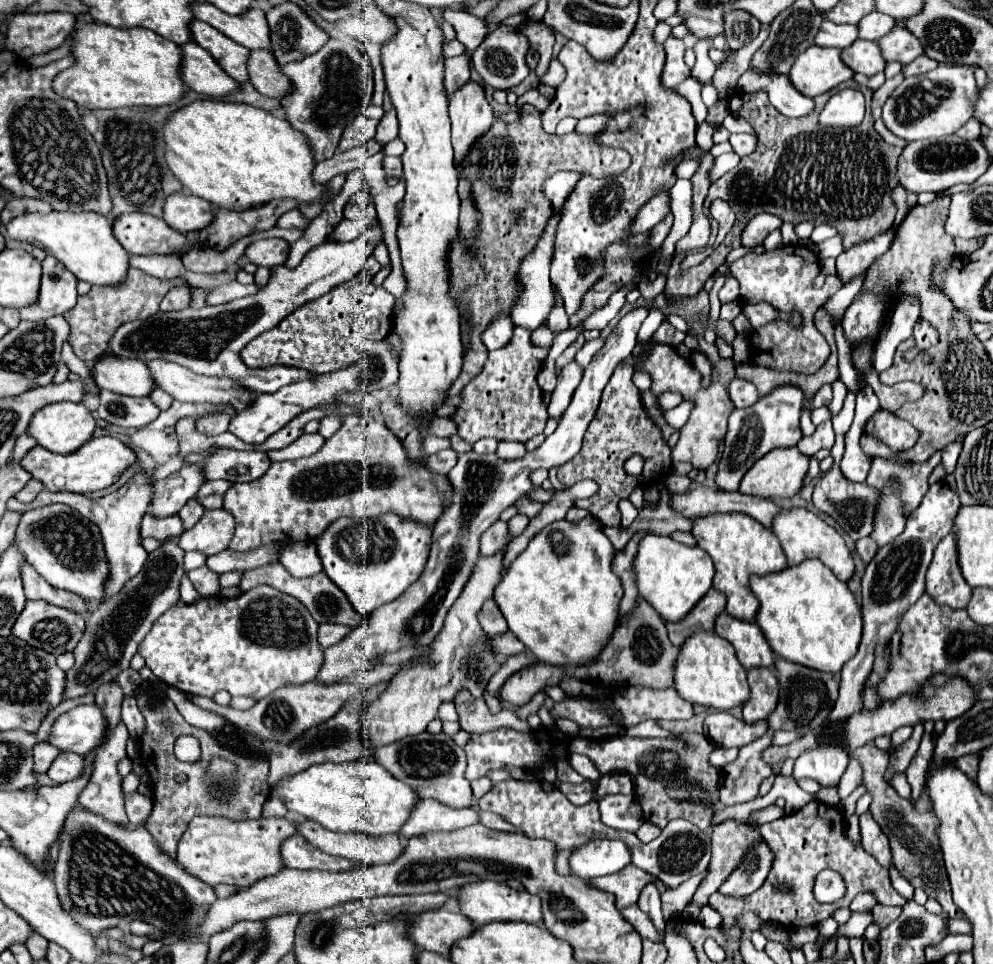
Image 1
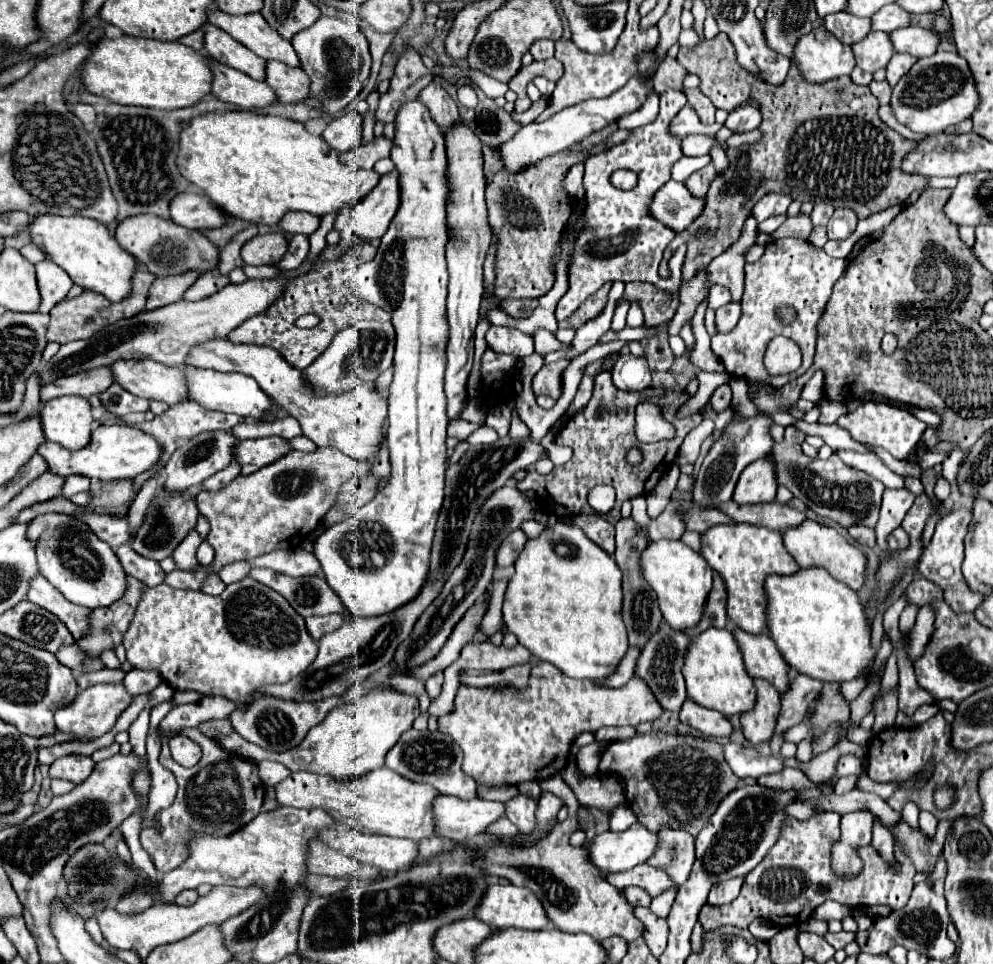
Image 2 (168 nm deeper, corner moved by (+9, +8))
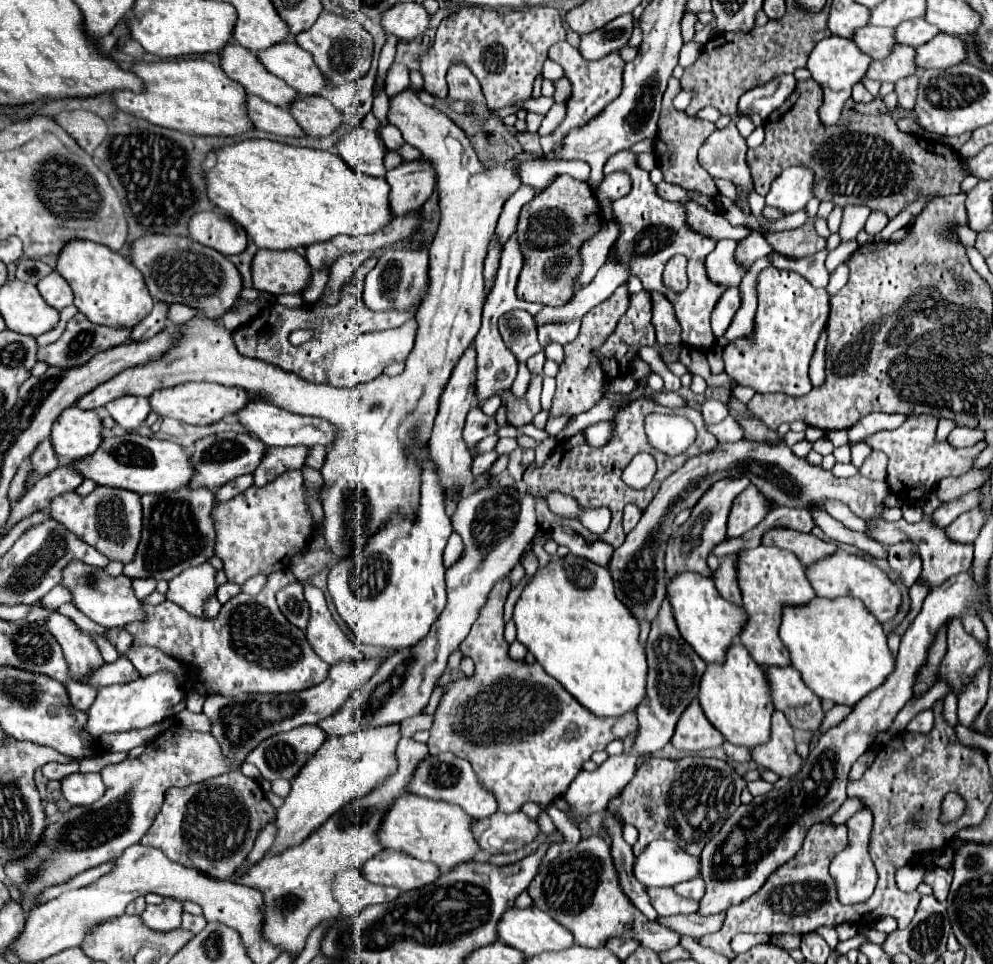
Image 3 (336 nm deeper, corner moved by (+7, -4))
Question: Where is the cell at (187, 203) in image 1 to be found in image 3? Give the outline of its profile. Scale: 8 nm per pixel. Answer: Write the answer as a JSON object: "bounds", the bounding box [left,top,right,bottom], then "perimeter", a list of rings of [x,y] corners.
{"bounds":[190,212,246,254],"perimeter":[[[198,212],[190,218],[190,238],[220,254],[240,254],[246,248],[246,232],[220,212]]]}

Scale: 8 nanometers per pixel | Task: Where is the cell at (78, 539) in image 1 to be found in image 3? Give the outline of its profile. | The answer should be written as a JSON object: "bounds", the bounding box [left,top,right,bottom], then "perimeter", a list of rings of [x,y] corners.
{"bounds":[60,560,142,628],"perimeter":[[[74,560],[74,564],[66,566],[62,570],[60,584],[70,590],[72,604],[84,612],[90,620],[104,628],[122,628],[134,620],[142,620],[142,606],[140,600],[134,596],[132,580],[128,576],[110,576],[104,568],[90,568],[88,564],[82,564],[82,560]]]}

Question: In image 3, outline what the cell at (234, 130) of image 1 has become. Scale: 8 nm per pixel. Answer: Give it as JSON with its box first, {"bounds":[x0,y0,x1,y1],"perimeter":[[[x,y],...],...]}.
{"bounds":[204,138,392,250],"perimeter":[[[250,138],[226,144],[214,150],[214,154],[216,166],[204,172],[206,194],[210,196],[210,202],[216,204],[216,208],[226,212],[246,230],[248,238],[258,248],[288,250],[298,246],[304,248],[314,242],[324,242],[338,234],[364,236],[376,232],[392,220],[388,208],[388,182],[384,178],[372,178],[354,172],[338,154],[332,154],[330,150],[314,150],[266,138]]]}

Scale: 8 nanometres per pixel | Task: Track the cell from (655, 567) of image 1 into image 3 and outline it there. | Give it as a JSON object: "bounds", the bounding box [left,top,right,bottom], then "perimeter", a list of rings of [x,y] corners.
{"bounds":[666,572,746,664],"perimeter":[[[682,572],[678,576],[668,578],[666,582],[666,596],[670,600],[676,626],[682,634],[682,638],[696,650],[696,654],[708,664],[708,662],[722,662],[726,648],[734,642],[734,638],[740,634],[746,614],[742,608],[730,604],[724,600],[714,580],[708,576],[702,576],[698,572]]]}

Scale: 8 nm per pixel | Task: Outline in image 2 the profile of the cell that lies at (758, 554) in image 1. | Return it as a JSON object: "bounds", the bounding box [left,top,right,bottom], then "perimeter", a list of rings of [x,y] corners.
{"bounds":[702,524,800,634],"perimeter":[[[726,524],[712,528],[702,536],[702,552],[706,562],[724,578],[728,588],[728,616],[732,624],[748,634],[768,632],[766,608],[768,598],[764,592],[764,580],[770,574],[790,576],[800,570],[796,560],[790,556],[782,542],[782,534],[776,530],[766,530],[748,524]]]}

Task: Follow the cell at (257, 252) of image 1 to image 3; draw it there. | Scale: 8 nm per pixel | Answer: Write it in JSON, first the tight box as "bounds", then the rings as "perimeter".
{"bounds":[252,250,310,294],"perimeter":[[[258,250],[252,260],[254,288],[268,294],[302,292],[310,282],[310,266],[296,250]]]}

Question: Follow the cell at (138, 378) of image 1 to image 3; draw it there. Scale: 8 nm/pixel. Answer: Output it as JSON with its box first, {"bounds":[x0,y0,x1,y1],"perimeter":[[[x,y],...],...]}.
{"bounds":[148,382,252,426],"perimeter":[[[188,382],[188,384],[174,386],[174,388],[160,388],[148,400],[150,400],[152,412],[156,412],[158,416],[168,416],[168,418],[176,418],[184,424],[202,426],[202,424],[214,424],[214,422],[226,418],[228,414],[234,414],[252,398],[240,388],[228,388],[228,386],[204,384],[204,382]]]}

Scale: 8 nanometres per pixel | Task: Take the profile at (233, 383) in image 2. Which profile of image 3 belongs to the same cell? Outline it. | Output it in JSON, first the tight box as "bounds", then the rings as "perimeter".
{"bounds":[234,400,336,446],"perimeter":[[[252,400],[246,404],[246,408],[240,408],[238,412],[234,412],[234,418],[254,436],[258,436],[266,446],[314,446],[314,444],[322,444],[328,446],[334,436],[336,430],[332,424],[328,424],[326,420],[320,418],[308,418],[308,416],[298,416],[286,410],[280,410],[278,406],[266,404],[266,402],[258,402]]]}

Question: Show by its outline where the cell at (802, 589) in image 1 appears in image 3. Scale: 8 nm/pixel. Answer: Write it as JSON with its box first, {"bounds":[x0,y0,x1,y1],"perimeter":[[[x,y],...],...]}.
{"bounds":[780,598,894,704],"perimeter":[[[814,598],[804,606],[784,606],[780,638],[790,652],[792,666],[816,696],[834,704],[856,704],[878,688],[894,670],[882,624],[870,616],[858,598]]]}

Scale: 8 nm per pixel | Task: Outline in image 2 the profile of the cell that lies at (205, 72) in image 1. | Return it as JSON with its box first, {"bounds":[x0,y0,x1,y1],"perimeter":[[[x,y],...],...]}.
{"bounds":[212,60,278,110],"perimeter":[[[212,60],[212,70],[214,70],[212,94],[222,102],[236,104],[240,110],[268,108],[278,102],[278,96],[266,82],[254,80],[242,72],[236,72],[234,68],[228,66],[224,68],[224,64],[218,64],[216,60]]]}

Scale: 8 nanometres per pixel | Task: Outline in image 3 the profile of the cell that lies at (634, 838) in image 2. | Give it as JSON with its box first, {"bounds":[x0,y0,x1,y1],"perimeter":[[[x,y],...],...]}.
{"bounds":[634,840,698,886],"perimeter":[[[670,840],[650,842],[634,860],[634,876],[644,886],[674,886],[698,874],[698,858]]]}

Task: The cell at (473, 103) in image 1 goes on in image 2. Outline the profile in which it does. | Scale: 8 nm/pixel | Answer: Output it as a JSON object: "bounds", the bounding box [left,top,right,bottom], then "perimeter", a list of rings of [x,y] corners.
{"bounds":[444,122,490,420],"perimeter":[[[460,122],[446,136],[448,168],[452,182],[452,204],[448,208],[452,240],[446,246],[446,260],[450,272],[448,298],[446,298],[446,318],[448,318],[448,346],[446,346],[446,374],[444,374],[444,392],[448,398],[446,414],[448,420],[460,418],[460,412],[466,406],[466,380],[470,374],[470,362],[474,352],[474,330],[480,320],[480,302],[482,302],[482,264],[490,244],[490,226],[486,218],[484,202],[484,174],[482,174],[482,144],[472,136],[470,128],[464,128]]]}

